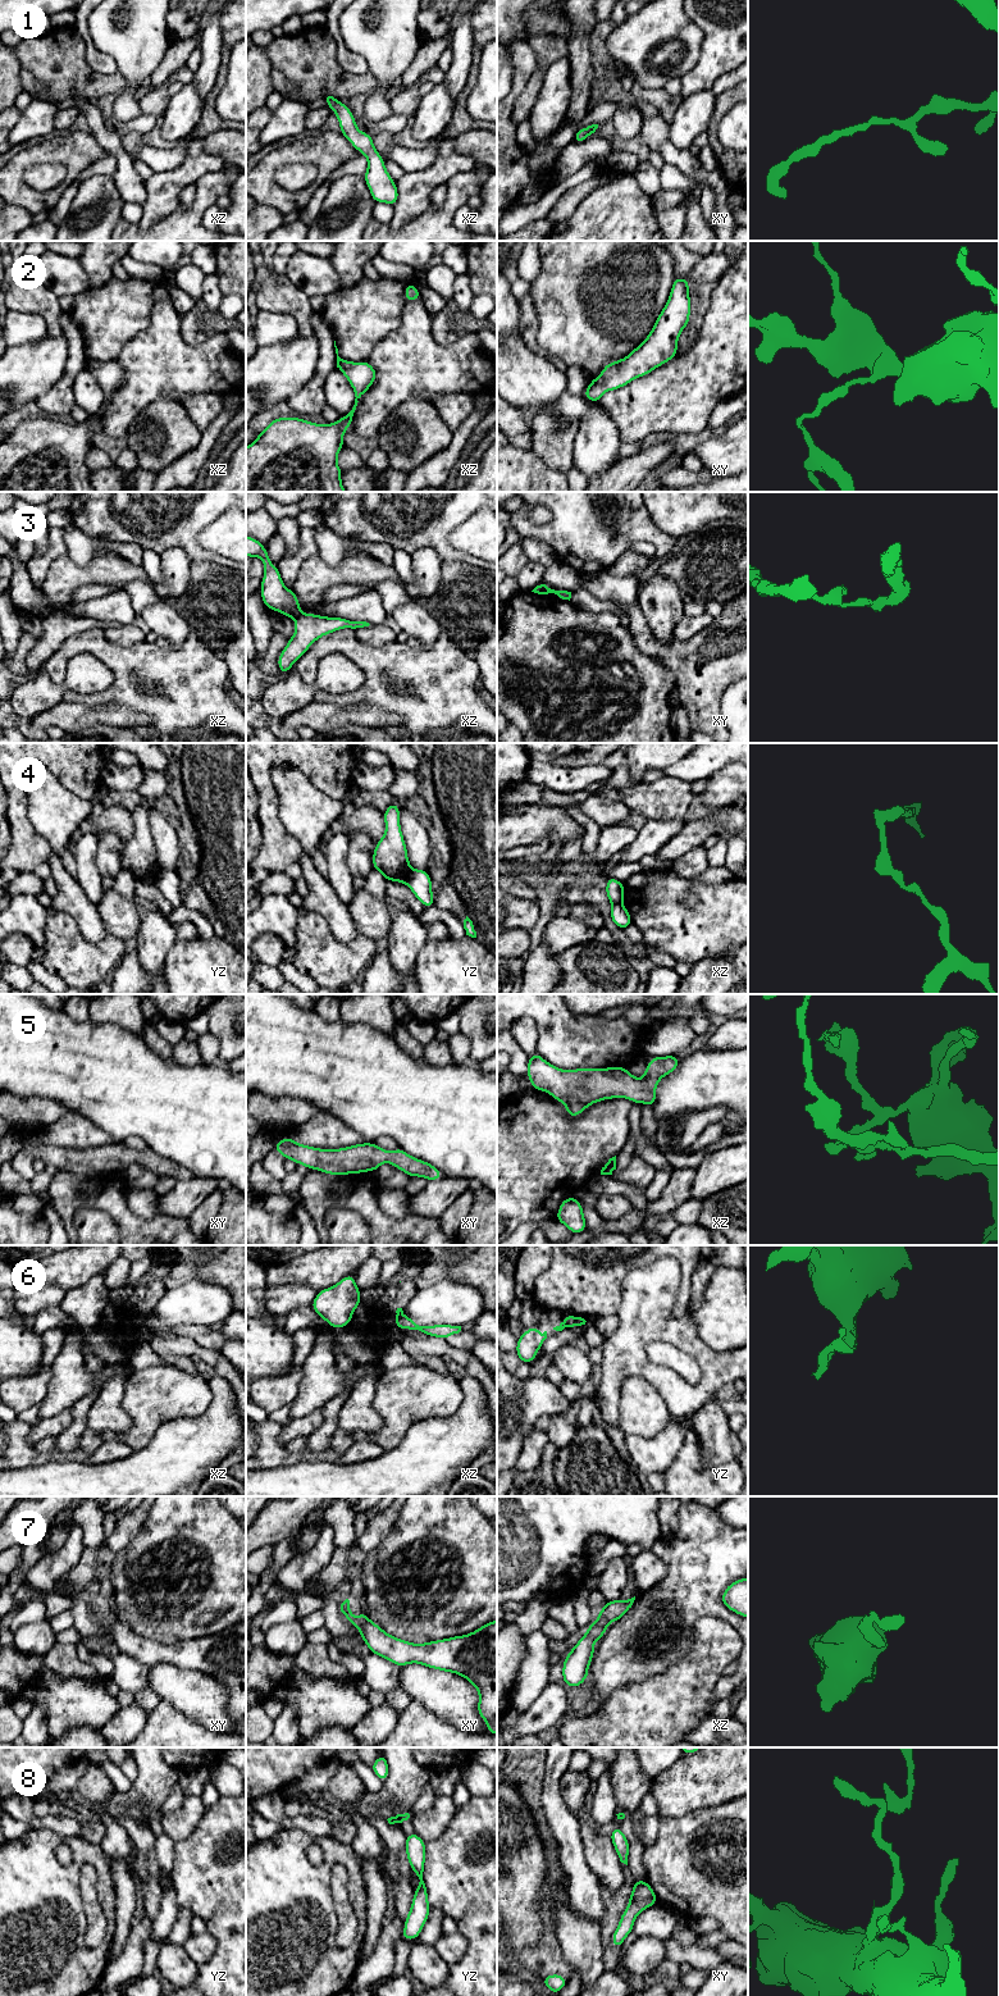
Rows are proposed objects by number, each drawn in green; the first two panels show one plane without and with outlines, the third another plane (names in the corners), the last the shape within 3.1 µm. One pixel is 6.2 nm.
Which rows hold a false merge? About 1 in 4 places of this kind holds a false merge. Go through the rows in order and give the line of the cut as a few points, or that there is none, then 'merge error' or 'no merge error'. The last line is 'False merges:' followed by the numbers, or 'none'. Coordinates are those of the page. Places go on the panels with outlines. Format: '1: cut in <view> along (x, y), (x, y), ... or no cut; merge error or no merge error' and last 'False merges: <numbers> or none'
1: no cut; no merge error
2: no cut; no merge error
3: cut in xz along (300, 613), (295, 618); merge error
4: cut in yz along (411, 869), (404, 882); merge error
5: no cut; no merge error
6: cut in yz along (564, 1321), (566, 1325); merge error
7: no cut; no merge error
8: no cut; no merge error
False merges: 3, 4, 6

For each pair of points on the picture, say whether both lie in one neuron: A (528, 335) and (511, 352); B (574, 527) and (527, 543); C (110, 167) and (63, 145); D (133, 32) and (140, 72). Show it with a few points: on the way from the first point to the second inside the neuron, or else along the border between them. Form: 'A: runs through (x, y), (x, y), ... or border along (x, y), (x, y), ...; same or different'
A: border along (520, 337), (530, 350), (541, 352); different
B: border along (521, 537), (544, 541), (559, 560); different
C: border along (106, 151), (103, 158), (87, 165), (76, 179); different
D: runs through (137, 42), (137, 62); same

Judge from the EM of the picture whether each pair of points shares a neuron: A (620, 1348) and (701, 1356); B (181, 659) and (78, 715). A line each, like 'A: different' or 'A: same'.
A: same
B: different

